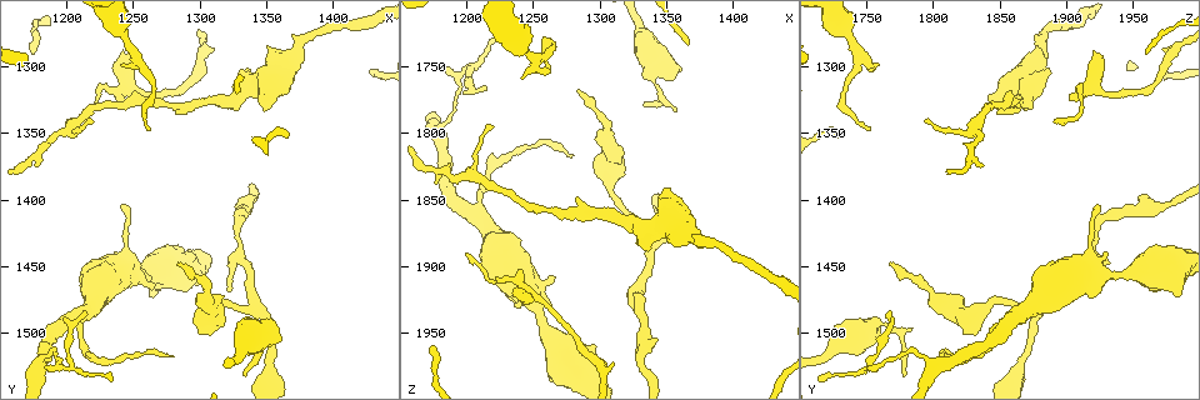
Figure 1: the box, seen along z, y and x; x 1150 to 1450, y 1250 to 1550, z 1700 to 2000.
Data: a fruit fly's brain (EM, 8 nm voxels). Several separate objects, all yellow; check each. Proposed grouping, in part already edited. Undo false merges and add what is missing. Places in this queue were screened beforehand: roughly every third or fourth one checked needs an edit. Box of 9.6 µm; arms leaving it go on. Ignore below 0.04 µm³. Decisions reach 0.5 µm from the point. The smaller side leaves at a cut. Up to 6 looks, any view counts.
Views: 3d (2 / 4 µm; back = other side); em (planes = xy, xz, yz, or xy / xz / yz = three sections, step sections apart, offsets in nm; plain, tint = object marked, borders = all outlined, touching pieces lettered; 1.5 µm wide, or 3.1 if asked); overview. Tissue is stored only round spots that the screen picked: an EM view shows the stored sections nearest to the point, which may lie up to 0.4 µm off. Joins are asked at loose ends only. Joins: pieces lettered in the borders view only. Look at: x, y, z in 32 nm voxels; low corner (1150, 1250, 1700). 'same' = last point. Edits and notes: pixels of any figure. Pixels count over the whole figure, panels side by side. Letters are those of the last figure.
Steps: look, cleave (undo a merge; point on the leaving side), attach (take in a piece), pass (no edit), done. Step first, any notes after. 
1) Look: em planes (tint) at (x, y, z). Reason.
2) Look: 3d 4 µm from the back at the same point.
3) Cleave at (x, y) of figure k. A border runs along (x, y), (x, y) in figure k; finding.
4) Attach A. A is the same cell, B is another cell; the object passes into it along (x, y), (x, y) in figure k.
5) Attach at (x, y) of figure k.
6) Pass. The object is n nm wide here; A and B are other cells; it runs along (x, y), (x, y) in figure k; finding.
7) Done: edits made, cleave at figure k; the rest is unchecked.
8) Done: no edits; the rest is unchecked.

Look: em planes (tint) at (1220, 1340, 1794). Branch stops here.

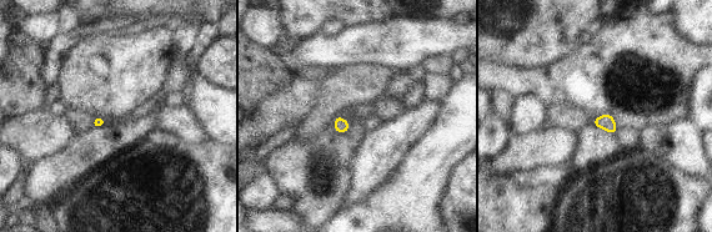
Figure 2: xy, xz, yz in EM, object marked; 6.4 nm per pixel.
Look: em planes (borders) at the same point.

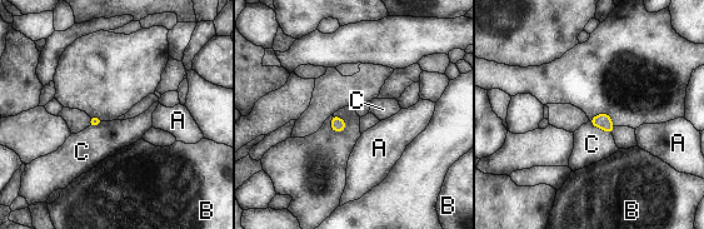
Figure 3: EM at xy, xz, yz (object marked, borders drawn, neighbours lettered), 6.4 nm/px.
Pass. A, B and C are other cells; a border runs along (588, 122), (610, 134) in figure 3; no lettered piece goes on from it.

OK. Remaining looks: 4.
Look: 3d 2 µm from the back at (1238, 1298, 1760). An open end.

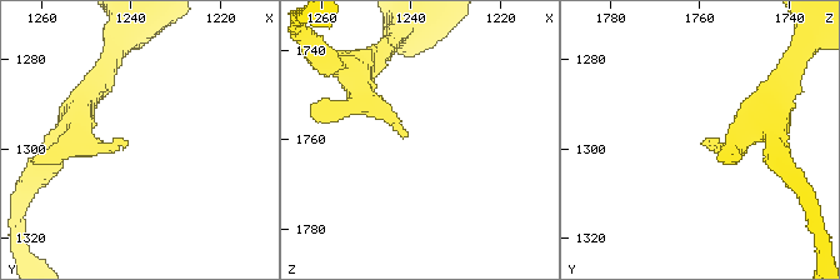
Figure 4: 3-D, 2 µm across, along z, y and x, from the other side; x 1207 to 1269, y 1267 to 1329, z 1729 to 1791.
Look: em planes (plain) at (1241, 1299, 1759). Now the EM.

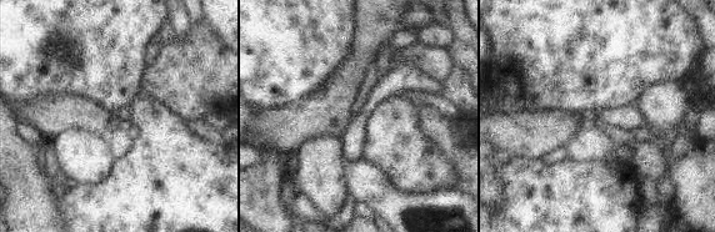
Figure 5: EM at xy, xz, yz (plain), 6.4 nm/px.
Look: em planes (borders) at the same point.

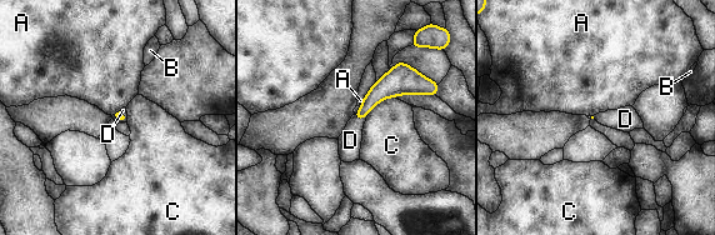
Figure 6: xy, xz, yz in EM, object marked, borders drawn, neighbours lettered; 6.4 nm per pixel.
Attach D. D is the same cell, A, B and C are other cells; the object passes into it along (384, 88), (361, 119), (350, 140) in figure 6; it goes on there.

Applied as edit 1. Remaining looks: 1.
Look: em planes (borders) at (1214, 1486, 1764). An open end.

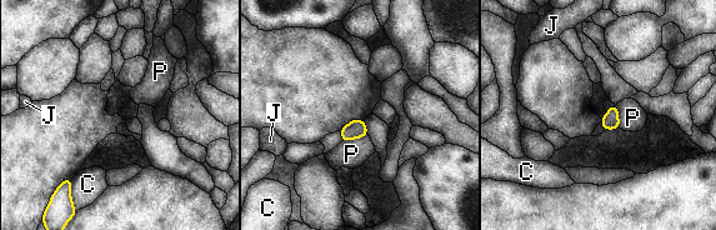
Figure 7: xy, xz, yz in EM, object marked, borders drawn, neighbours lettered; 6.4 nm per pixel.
Pass. The object is 100 nm wide here; C, J and P are other cells; none of them fits.

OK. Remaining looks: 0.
Done: edits made, attach at figure 6; the rest is unchecked.

